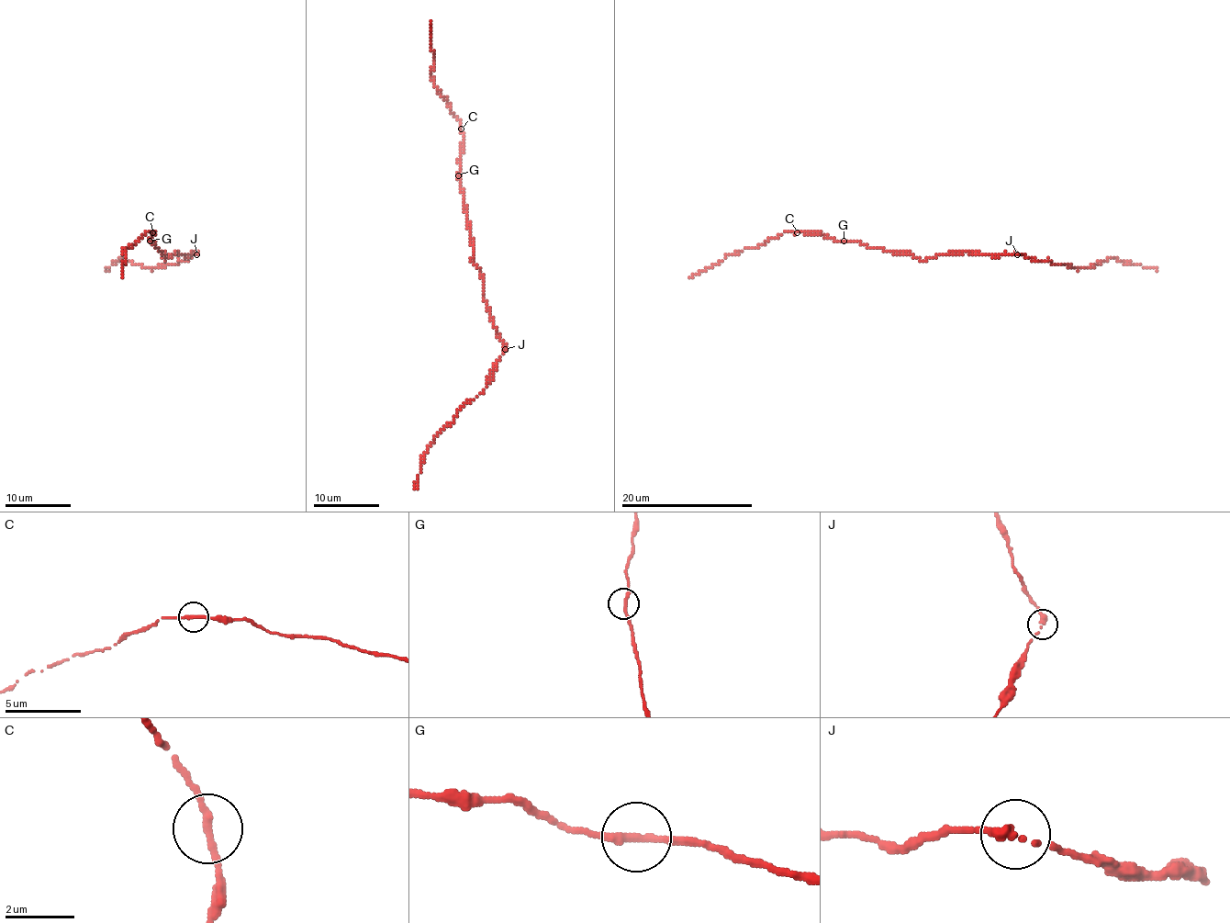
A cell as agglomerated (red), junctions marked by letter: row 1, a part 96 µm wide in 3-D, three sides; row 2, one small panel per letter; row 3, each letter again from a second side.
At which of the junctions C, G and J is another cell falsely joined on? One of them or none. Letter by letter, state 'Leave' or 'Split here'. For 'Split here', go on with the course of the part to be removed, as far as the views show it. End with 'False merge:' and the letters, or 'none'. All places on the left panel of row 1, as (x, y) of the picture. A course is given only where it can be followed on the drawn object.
C: Leave
G: Leave
J: Split here. Course of the part to remove: (197, 253), (184, 262), (156, 268), (133, 265), (121, 259), (105, 270)
False merge: J

